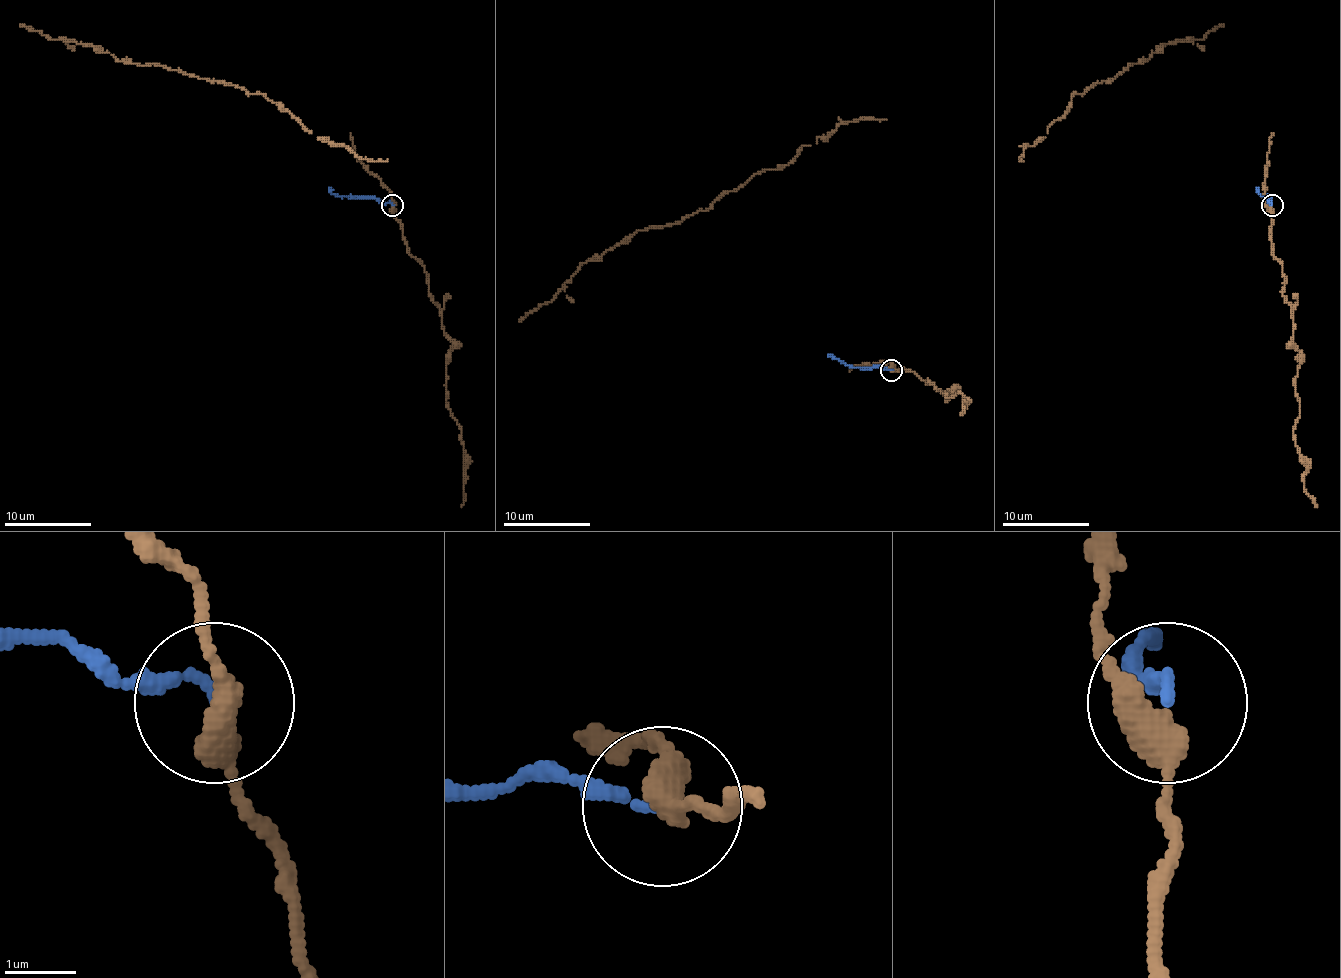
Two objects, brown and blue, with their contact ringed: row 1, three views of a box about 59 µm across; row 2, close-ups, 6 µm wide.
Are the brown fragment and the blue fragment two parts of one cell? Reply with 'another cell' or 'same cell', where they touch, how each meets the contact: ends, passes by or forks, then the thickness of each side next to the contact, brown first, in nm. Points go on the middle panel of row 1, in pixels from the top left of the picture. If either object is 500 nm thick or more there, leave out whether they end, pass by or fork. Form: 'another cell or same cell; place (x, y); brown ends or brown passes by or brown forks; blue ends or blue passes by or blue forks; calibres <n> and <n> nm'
another cell; place (891, 370); brown passes by; blue ends; calibres 400 and 150 nm

